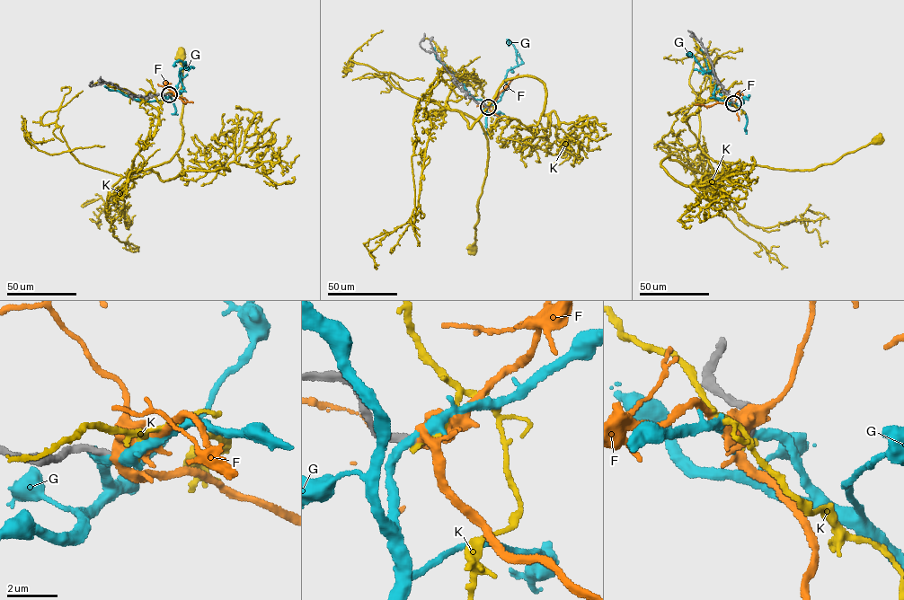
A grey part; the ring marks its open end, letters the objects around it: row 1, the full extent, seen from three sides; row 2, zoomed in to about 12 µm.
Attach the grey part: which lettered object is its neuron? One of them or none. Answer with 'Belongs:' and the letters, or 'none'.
Belongs: F

